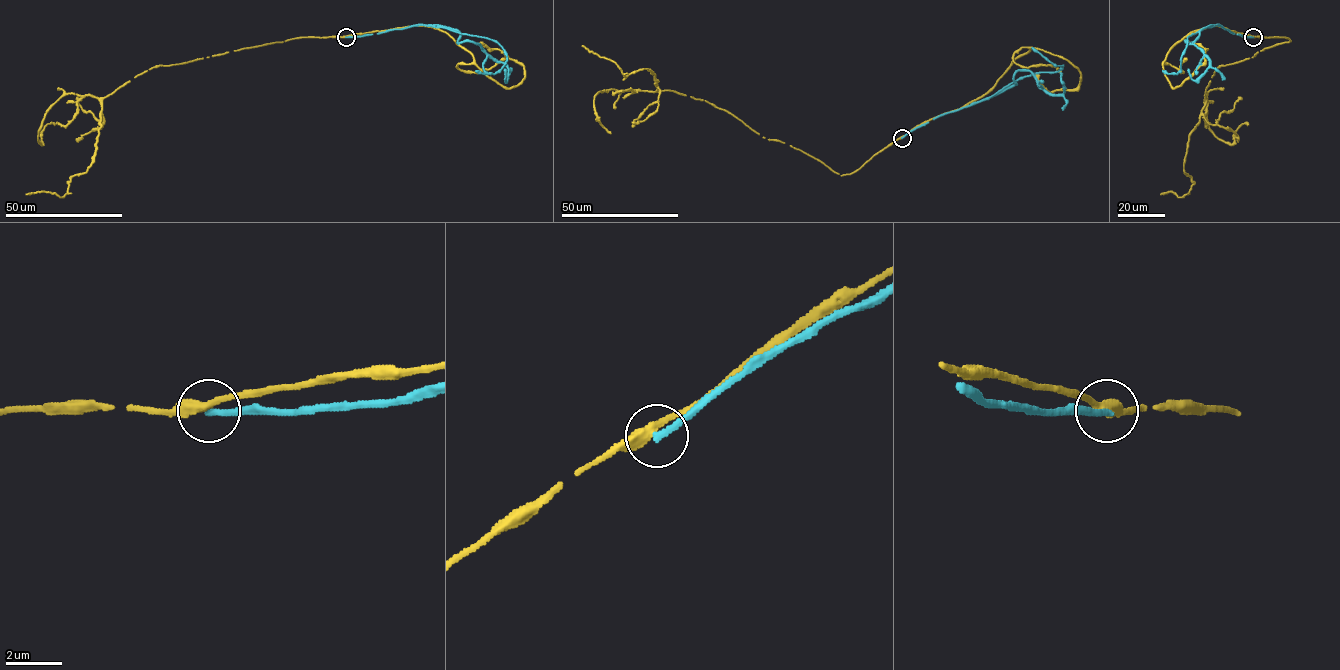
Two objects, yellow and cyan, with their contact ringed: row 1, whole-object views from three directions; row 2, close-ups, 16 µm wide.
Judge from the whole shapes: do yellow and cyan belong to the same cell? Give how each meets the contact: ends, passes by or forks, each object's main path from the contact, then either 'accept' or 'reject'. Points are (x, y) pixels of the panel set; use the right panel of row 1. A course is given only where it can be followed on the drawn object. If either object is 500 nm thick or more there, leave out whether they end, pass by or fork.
yellow passes by | cyan ends | yellow via (1252, 37), (1290, 41), (1218, 67), (1189, 137), (1184, 172), (1193, 184), (1182, 197), (1161, 194) | cyan via (1252, 37), (1220, 25), (1205, 27), (1193, 42), (1185, 41), (1198, 47), (1209, 66), (1195, 80), (1188, 69) | reject

